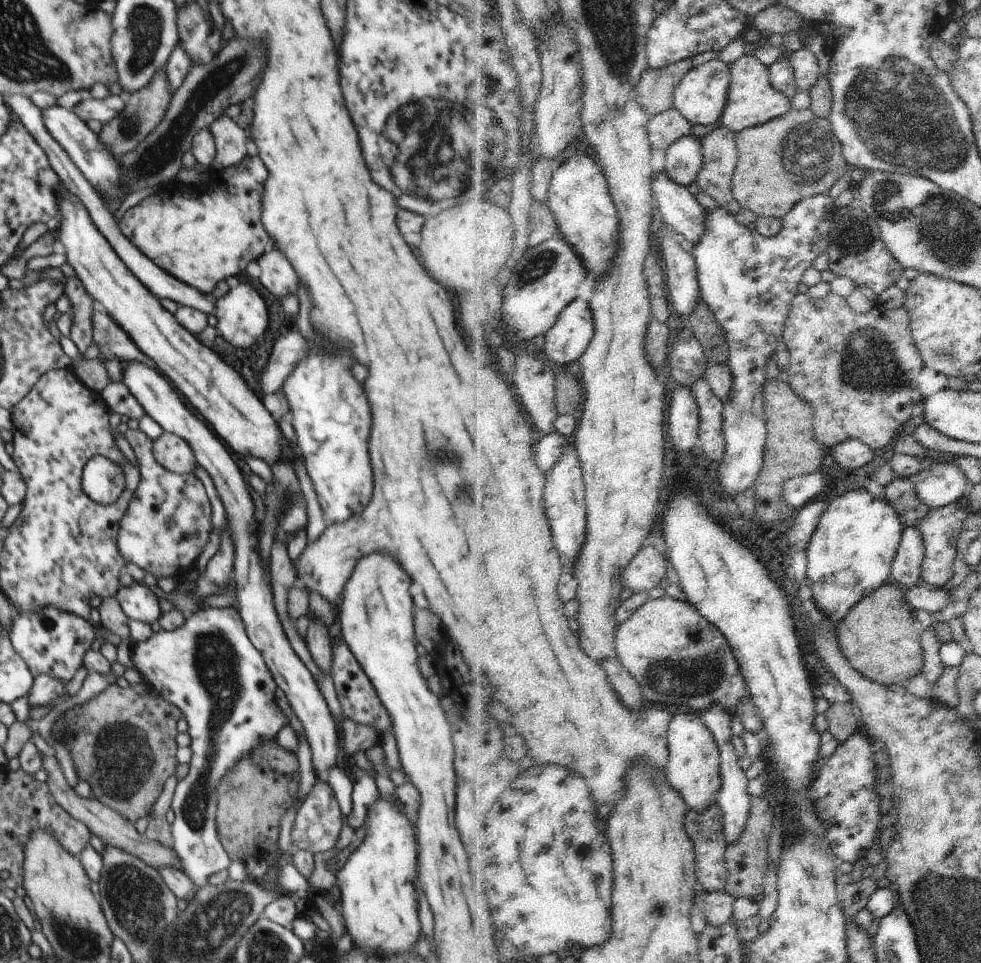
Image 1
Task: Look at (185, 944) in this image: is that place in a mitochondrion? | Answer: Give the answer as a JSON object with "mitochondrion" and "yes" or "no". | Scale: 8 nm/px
{"mitochondrion":"yes"}

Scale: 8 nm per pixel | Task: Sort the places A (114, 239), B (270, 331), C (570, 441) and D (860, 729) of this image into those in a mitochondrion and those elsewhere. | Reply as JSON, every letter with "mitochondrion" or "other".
{"A":"other","B":"other","C":"other","D":"other"}

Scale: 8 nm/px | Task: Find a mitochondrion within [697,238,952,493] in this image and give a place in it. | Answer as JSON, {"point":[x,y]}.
{"point":[869,363]}

